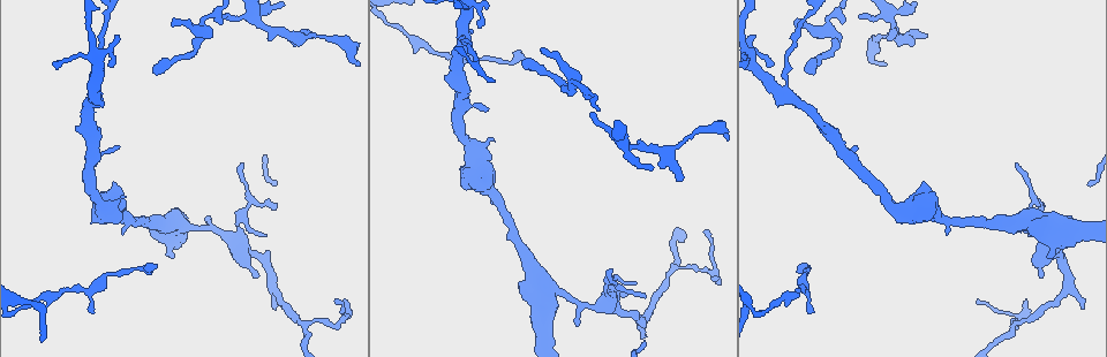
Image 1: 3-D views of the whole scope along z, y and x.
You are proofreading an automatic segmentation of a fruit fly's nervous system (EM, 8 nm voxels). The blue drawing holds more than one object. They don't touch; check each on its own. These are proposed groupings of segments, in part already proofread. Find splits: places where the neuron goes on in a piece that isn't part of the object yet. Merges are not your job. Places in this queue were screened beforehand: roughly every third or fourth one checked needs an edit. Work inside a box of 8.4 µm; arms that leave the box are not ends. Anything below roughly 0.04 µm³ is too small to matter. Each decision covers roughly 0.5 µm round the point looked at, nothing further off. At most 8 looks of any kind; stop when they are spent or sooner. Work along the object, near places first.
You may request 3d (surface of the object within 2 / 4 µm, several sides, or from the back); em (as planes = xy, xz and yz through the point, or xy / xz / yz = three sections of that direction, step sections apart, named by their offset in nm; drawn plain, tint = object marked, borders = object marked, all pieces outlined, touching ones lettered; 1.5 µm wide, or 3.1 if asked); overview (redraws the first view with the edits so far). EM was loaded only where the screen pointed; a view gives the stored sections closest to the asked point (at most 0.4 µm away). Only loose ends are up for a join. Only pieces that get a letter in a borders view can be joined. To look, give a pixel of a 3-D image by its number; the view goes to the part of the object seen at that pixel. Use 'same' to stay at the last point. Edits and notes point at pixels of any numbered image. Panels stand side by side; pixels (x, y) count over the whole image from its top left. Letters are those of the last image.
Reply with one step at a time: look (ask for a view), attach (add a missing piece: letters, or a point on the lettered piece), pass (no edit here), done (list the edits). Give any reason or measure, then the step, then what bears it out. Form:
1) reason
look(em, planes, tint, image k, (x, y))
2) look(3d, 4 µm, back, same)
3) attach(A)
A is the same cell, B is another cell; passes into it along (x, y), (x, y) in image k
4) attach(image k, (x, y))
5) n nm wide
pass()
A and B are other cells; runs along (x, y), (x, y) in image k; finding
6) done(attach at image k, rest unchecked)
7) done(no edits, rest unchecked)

branch stops here
look(em, planes, borders, image 1, (706, 230))

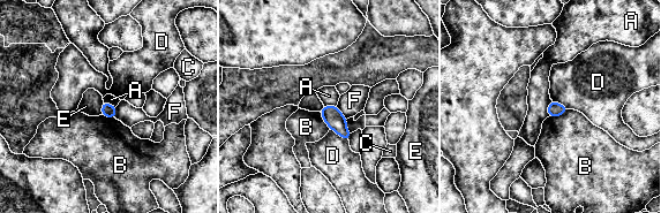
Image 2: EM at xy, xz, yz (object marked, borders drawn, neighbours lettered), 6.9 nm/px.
90 nm wide
pass()
A, B, C, D, E and F are other cells; border along (551, 100), (547, 107), (547, 116) in image 2; no lettered piece goes on from it

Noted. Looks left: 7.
free end
look(3d, 4 µm, image 1, (1043, 275))

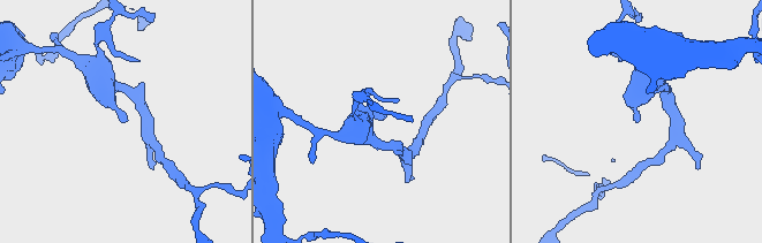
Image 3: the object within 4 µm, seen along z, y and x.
now the EM
look(em, xy, step 4, borders, image 3, (125, 122))

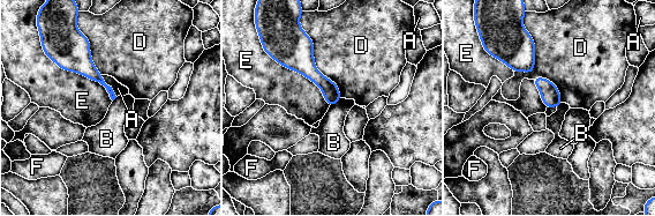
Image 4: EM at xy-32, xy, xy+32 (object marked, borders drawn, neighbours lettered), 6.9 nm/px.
look(em, planes, borders, same)

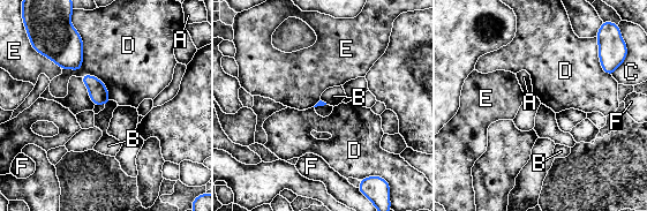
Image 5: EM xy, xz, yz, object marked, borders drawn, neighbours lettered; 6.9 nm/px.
pass()
A, B, C, D, E and F are other cells; border along (110, 99), (104, 104) in image 5; no lettered piece goes on from it

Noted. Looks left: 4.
free end
look(3d, 2 µm, image 1, (914, 42))

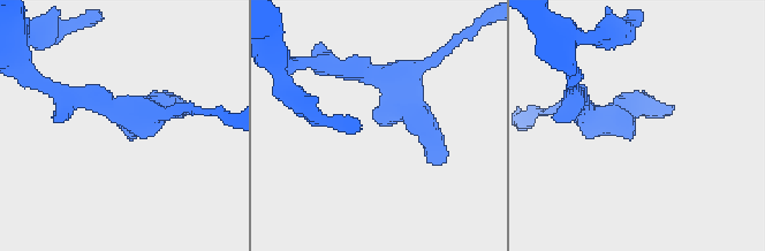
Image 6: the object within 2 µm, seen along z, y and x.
shape alone is not enough
look(em, xy, step 4, borders, image 6, (124, 131))

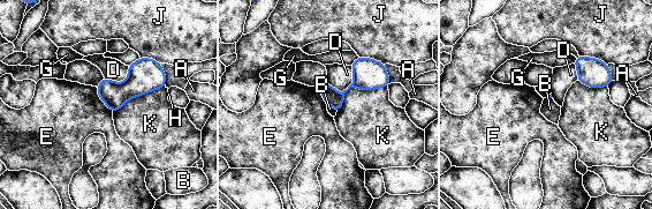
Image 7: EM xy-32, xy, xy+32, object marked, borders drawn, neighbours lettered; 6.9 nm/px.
another direction
look(em, planes, borders, same)

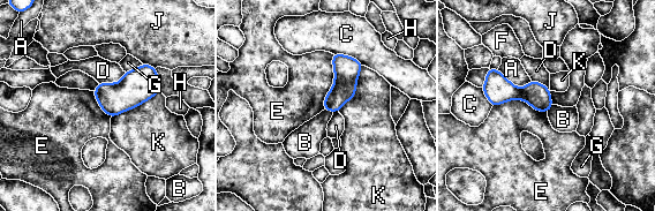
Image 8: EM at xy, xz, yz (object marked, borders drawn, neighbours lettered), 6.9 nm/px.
160 nm wide
pass()
A, B, C, D, E, F, G, H, J and K are other cells; border along (333, 54), (333, 85), (323, 108) in image 8; no lettered piece goes on from it

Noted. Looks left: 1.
done(no edits, rest unchecked)

